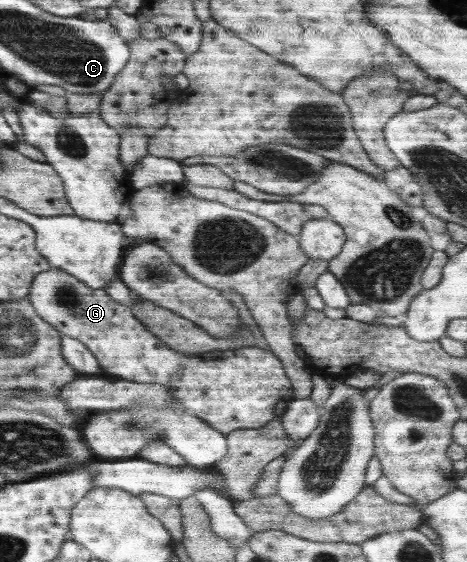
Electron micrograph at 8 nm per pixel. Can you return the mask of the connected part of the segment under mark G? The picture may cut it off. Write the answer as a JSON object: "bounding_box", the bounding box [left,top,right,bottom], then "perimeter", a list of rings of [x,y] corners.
{"bounding_box":[26,266,294,433],"perimeter":[[[50,266],[48,270],[36,274],[26,297],[34,306],[36,314],[52,325],[58,333],[80,341],[96,357],[103,372],[139,384],[170,384],[172,394],[180,399],[188,415],[202,419],[220,433],[232,433],[238,429],[258,429],[270,420],[280,418],[294,399],[292,381],[288,379],[282,362],[274,353],[254,346],[196,355],[173,351],[138,321],[132,309],[112,300],[104,288],[92,289],[62,268]]]}

